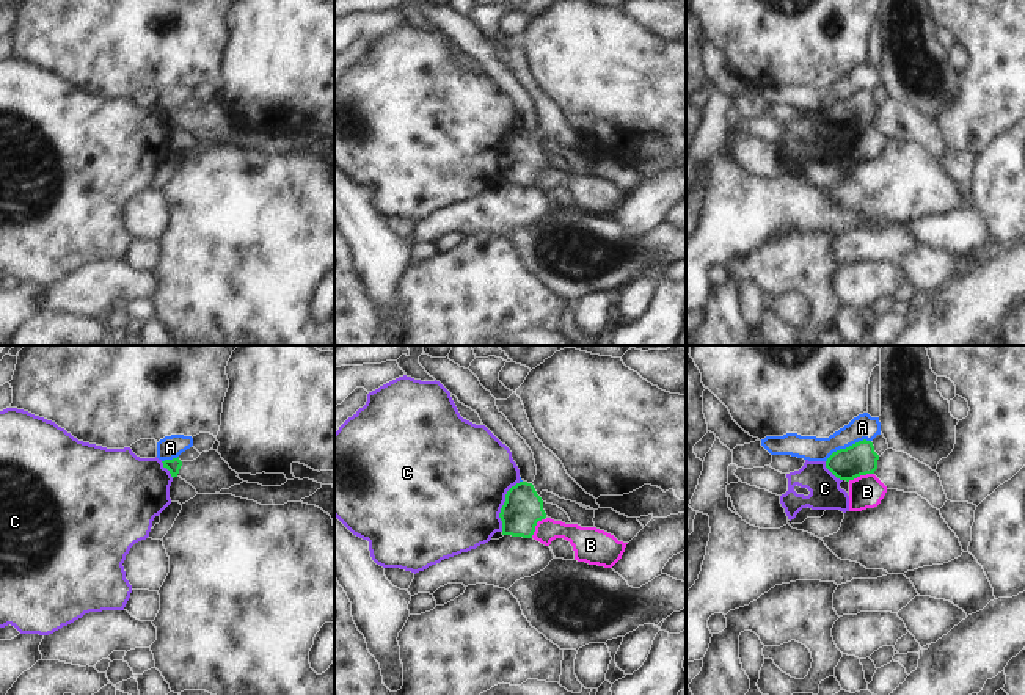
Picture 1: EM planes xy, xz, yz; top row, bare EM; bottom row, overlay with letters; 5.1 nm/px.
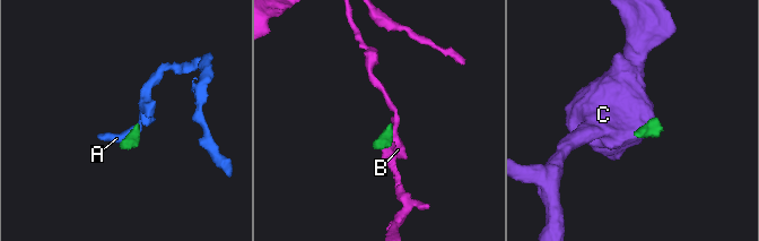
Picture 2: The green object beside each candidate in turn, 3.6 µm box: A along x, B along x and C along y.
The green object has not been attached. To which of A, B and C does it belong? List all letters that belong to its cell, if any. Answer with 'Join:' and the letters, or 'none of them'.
Join: none of them

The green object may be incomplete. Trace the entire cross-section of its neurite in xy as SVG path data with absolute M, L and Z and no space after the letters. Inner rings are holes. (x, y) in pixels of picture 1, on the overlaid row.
M217 450L202 452L193 461L181 461L179 457L162 461L171 477L181 477L190 483L198 494L215 494L243 483L235 471L221 458Z

